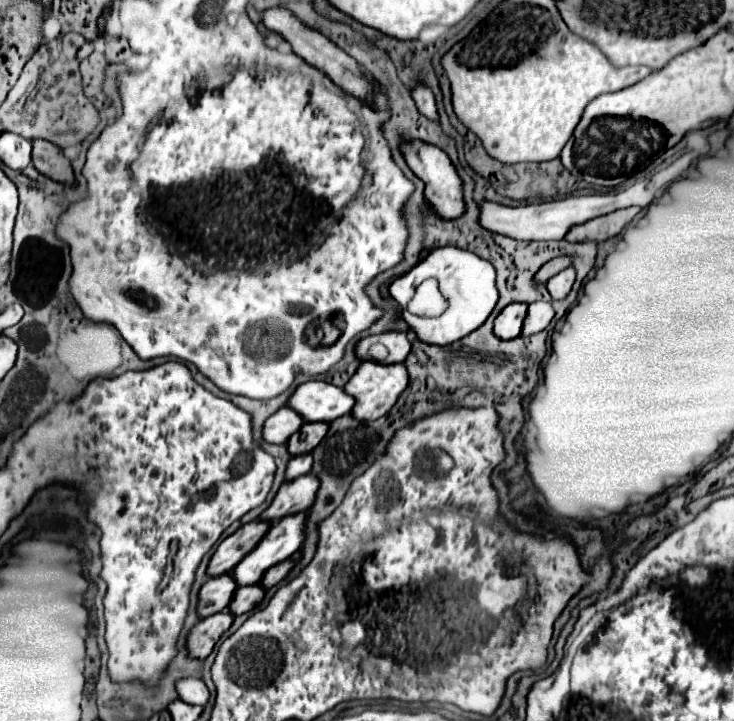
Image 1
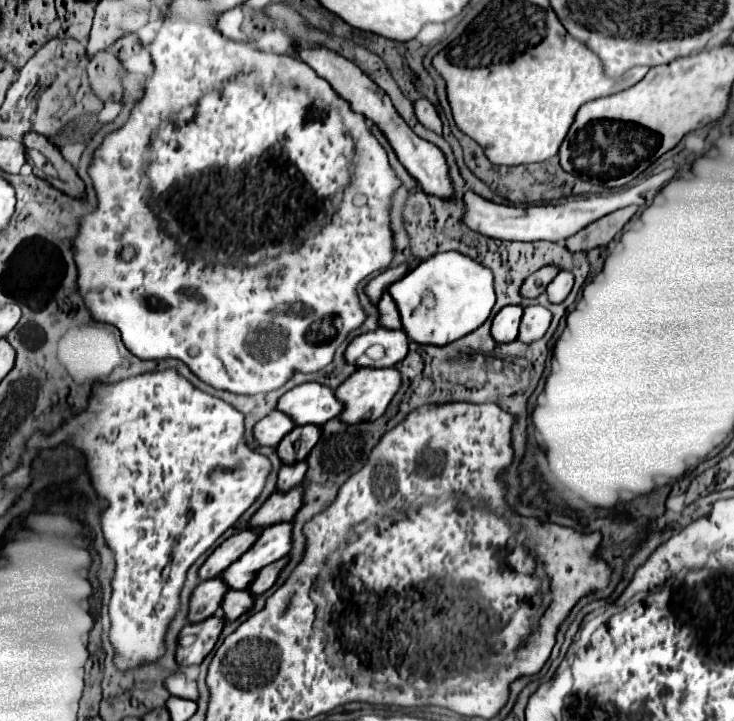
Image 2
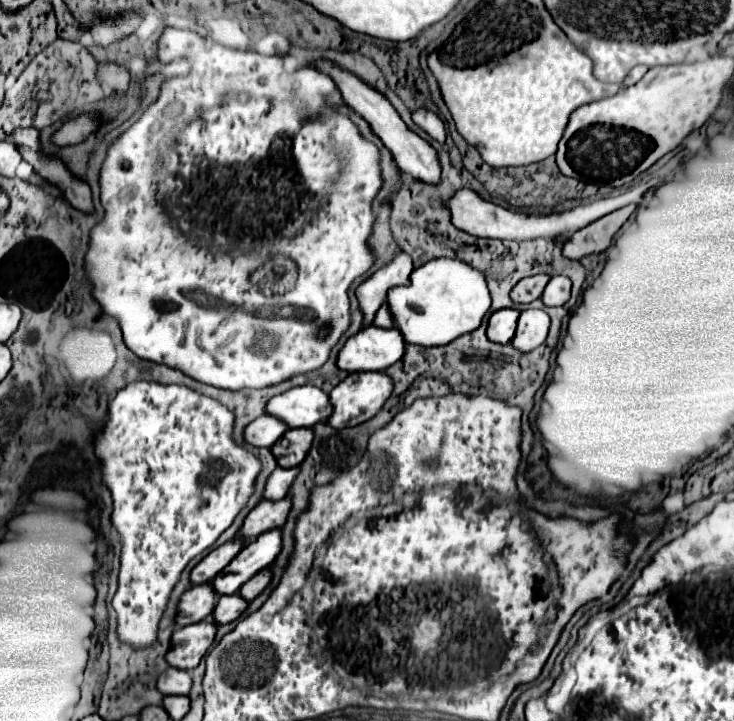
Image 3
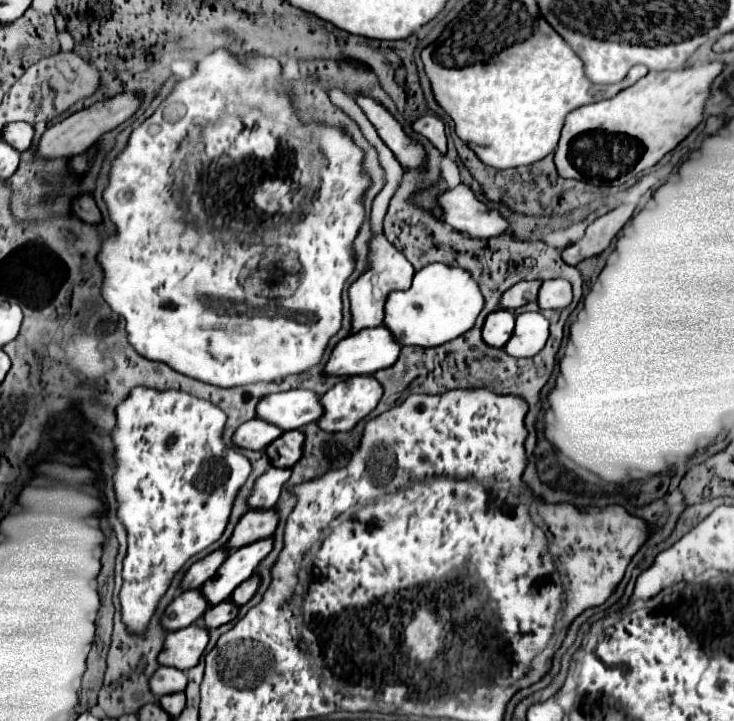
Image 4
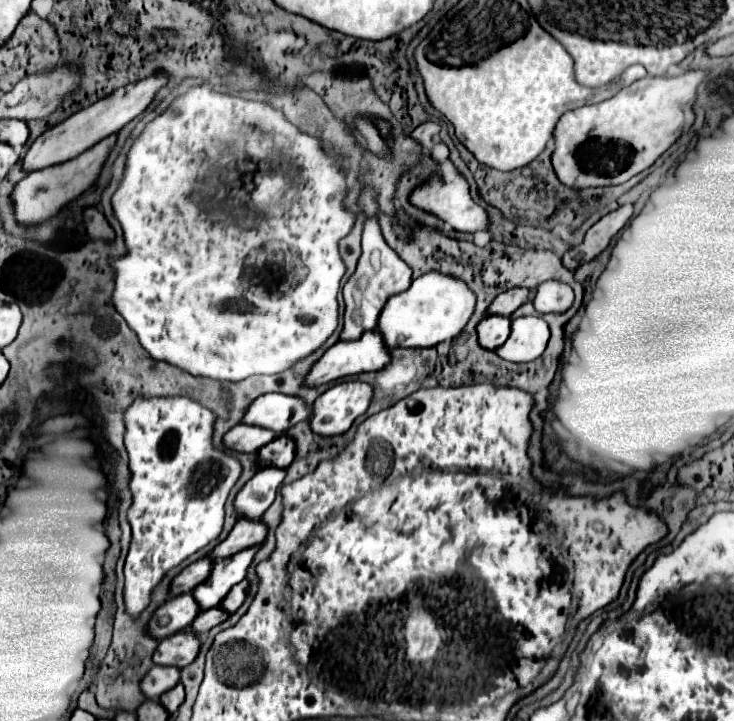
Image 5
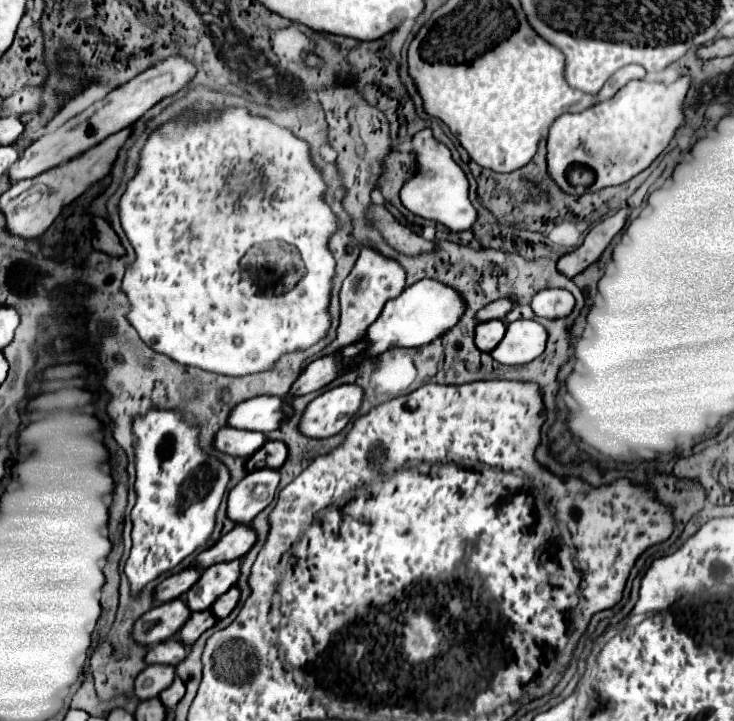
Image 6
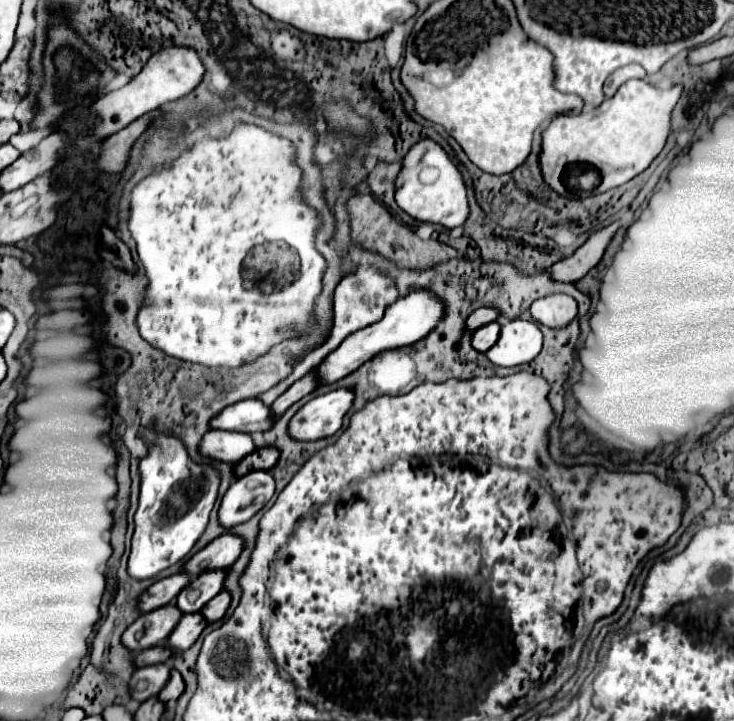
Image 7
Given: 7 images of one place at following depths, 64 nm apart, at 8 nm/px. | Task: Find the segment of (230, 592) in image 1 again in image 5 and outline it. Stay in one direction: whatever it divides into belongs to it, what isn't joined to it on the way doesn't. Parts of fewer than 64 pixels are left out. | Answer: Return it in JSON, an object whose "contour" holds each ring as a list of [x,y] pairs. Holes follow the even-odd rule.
{"contour":[[[192,594],[174,596],[164,606],[160,606],[152,616],[150,620],[152,636],[168,638],[180,630],[186,630],[198,614],[200,614],[200,606]]]}

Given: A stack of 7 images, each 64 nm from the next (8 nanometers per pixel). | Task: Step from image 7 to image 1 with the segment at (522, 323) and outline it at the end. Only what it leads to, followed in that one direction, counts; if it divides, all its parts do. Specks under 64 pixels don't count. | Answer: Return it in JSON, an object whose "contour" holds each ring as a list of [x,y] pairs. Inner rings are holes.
{"contour":[[[532,302],[528,306],[528,314],[526,314],[526,320],[524,320],[524,328],[522,328],[522,334],[524,336],[530,336],[530,334],[536,334],[540,330],[544,330],[550,320],[554,318],[554,308],[550,302]]]}

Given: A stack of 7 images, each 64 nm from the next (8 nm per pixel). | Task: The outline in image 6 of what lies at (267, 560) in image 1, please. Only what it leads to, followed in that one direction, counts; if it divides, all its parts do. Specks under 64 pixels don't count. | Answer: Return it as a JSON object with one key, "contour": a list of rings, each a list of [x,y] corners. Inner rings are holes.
{"contour":[[[236,558],[236,560],[220,562],[206,568],[200,580],[184,594],[184,598],[188,600],[188,606],[192,610],[210,610],[212,604],[238,582],[242,562],[244,558]]]}

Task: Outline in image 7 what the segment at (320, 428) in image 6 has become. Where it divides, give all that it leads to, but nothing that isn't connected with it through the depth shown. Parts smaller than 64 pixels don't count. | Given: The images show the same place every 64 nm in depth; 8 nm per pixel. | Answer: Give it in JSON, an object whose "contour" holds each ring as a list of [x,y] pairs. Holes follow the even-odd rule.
{"contour":[[[338,388],[312,398],[290,420],[290,436],[296,440],[320,440],[334,436],[344,422],[344,416],[354,404],[354,392]]]}

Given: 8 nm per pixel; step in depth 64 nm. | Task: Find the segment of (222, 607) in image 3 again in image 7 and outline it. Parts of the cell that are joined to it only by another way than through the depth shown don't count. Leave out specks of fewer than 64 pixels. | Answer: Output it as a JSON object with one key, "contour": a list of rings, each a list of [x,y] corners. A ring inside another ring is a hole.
{"contour":[[[184,614],[184,620],[180,620],[180,624],[174,628],[174,634],[168,638],[168,646],[176,652],[188,650],[206,626],[208,620],[202,614]]]}

